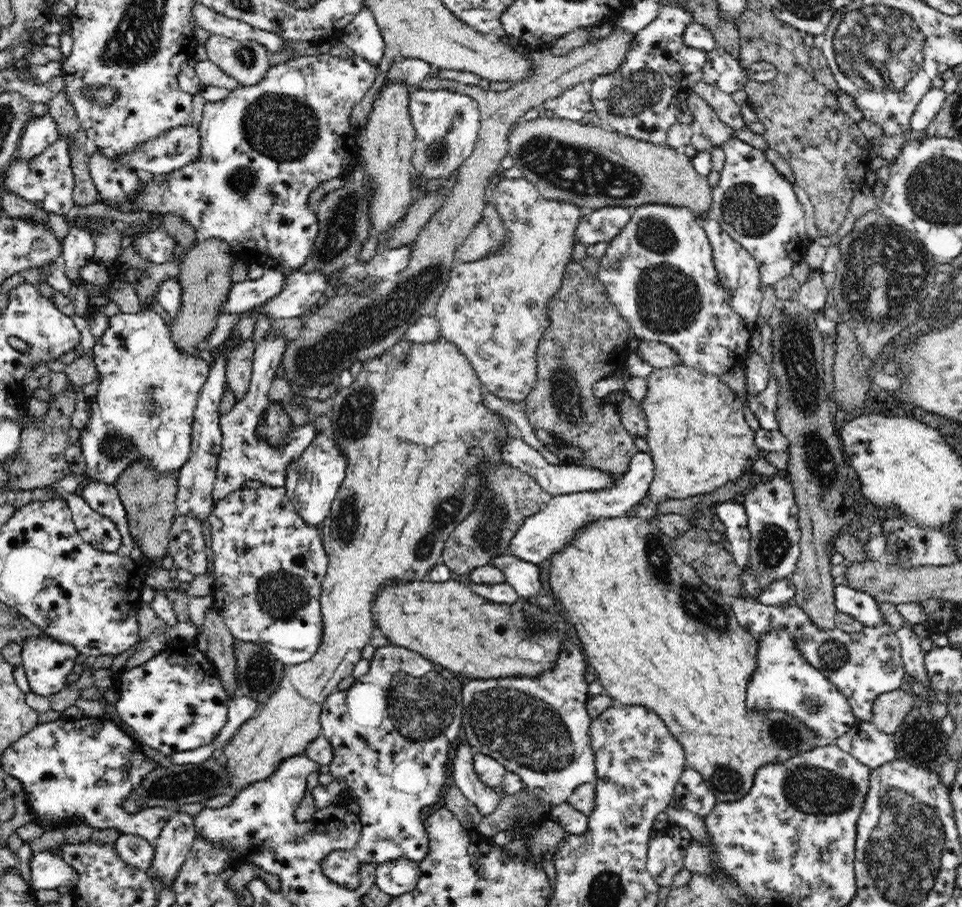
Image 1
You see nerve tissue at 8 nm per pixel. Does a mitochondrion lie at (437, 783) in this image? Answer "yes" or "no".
no

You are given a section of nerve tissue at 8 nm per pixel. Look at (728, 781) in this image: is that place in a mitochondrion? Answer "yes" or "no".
yes

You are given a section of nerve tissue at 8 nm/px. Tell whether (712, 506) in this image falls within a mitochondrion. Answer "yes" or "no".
no

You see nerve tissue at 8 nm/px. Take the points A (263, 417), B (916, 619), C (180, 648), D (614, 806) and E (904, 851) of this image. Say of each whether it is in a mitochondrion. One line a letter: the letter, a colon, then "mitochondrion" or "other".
A: other
B: other
C: other
D: other
E: mitochondrion

